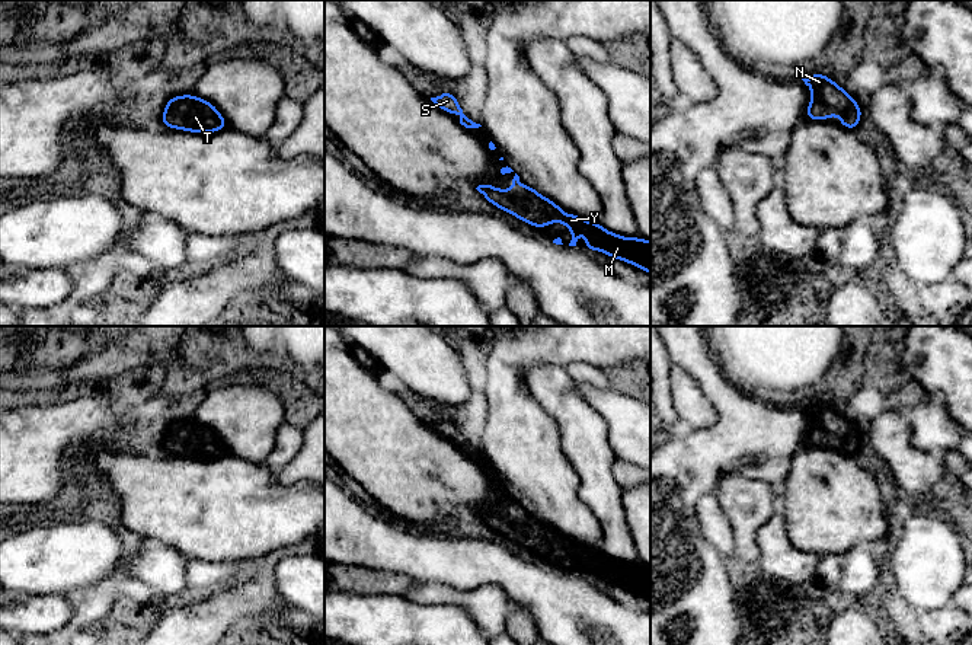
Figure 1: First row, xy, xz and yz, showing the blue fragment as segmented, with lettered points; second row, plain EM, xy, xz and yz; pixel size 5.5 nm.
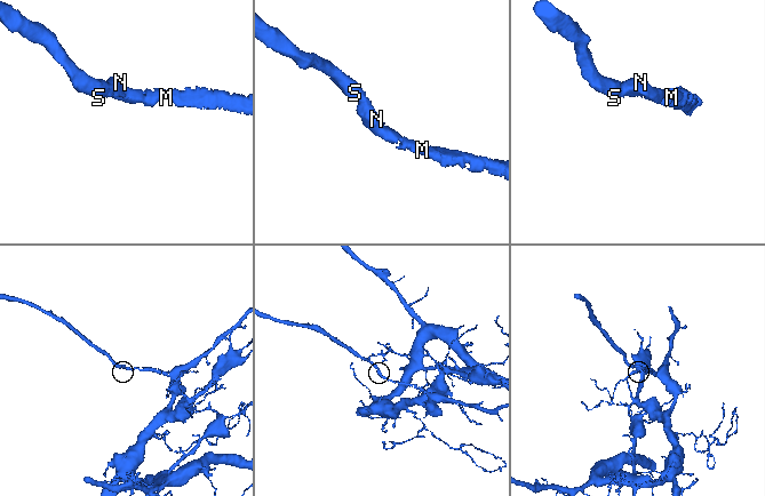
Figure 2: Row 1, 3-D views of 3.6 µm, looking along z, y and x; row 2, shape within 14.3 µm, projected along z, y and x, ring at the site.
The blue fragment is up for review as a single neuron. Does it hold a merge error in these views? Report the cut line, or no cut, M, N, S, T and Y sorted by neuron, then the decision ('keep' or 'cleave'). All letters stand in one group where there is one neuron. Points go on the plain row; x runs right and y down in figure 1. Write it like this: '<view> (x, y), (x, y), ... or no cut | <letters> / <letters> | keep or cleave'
no cut | M N S T Y | keep

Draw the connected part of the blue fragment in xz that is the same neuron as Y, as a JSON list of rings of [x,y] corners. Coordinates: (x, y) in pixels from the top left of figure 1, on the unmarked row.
[[[515,499],[512,505],[512,517],[499,515],[492,511],[479,511],[476,515],[495,533],[518,543],[522,549],[528,549],[535,555],[543,555],[550,549],[566,550],[570,556],[572,566],[569,572],[576,572],[576,568],[583,555],[588,556],[585,575],[599,577],[611,584],[621,585],[626,590],[633,590],[636,594],[650,600],[650,568],[642,563],[621,563],[617,559],[607,558],[599,549],[583,546],[579,542],[569,539],[563,540],[551,526],[540,521],[533,513],[522,511]]]

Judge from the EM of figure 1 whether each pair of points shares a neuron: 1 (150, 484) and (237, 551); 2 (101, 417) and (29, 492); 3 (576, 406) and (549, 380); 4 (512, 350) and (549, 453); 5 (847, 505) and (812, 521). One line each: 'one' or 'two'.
1: one
2: one
3: one
4: one
5: one

